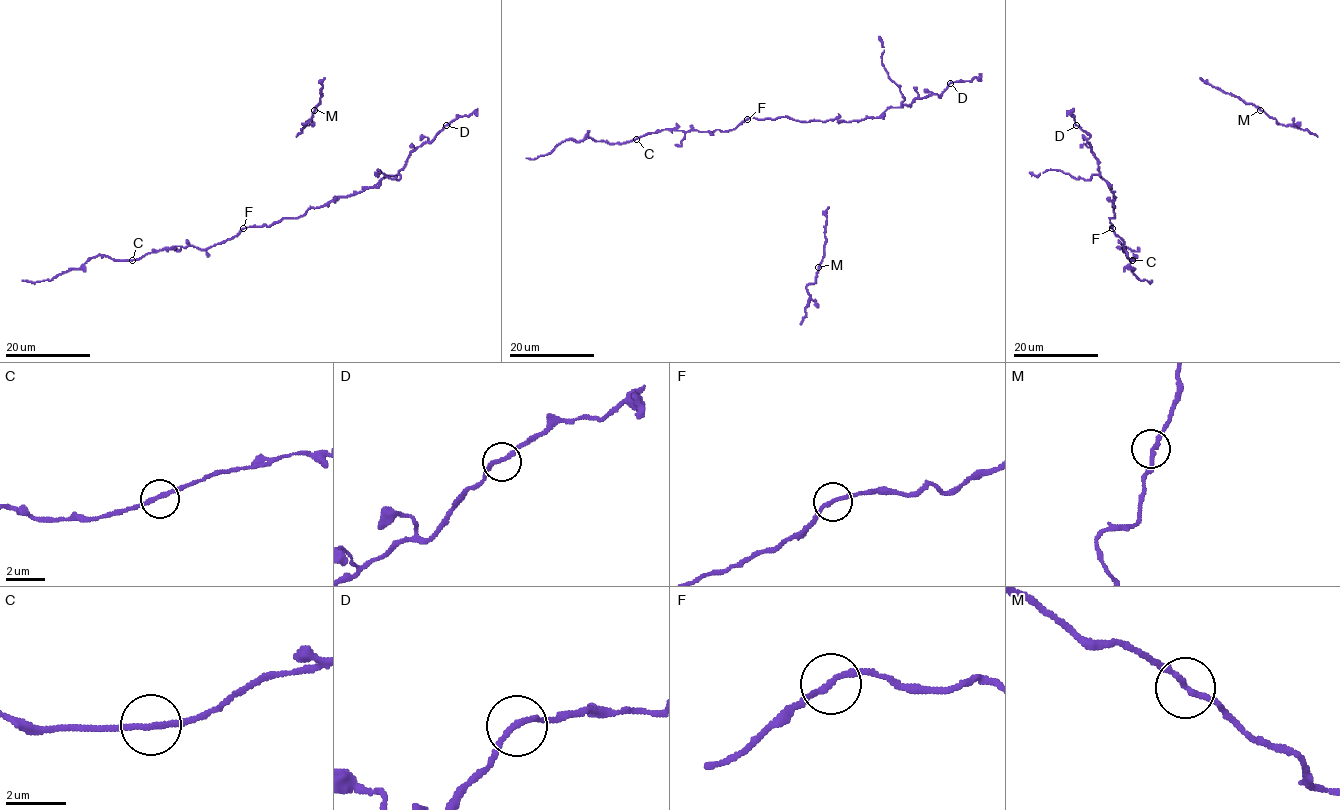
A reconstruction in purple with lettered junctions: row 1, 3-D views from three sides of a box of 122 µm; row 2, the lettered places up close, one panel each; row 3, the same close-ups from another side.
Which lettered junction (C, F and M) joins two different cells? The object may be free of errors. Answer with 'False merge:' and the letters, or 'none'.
False merge: none

